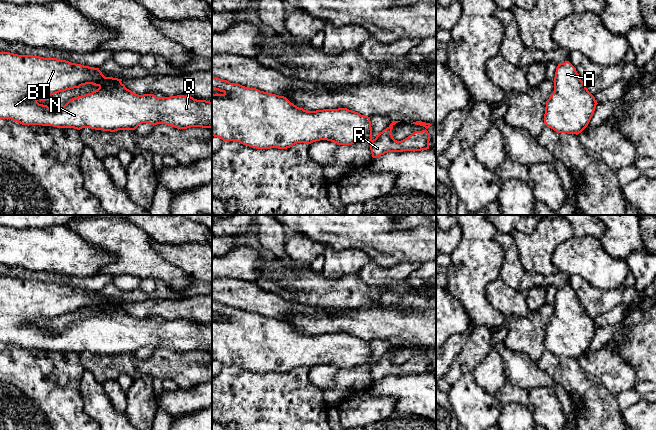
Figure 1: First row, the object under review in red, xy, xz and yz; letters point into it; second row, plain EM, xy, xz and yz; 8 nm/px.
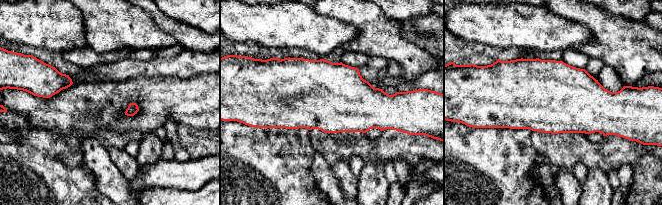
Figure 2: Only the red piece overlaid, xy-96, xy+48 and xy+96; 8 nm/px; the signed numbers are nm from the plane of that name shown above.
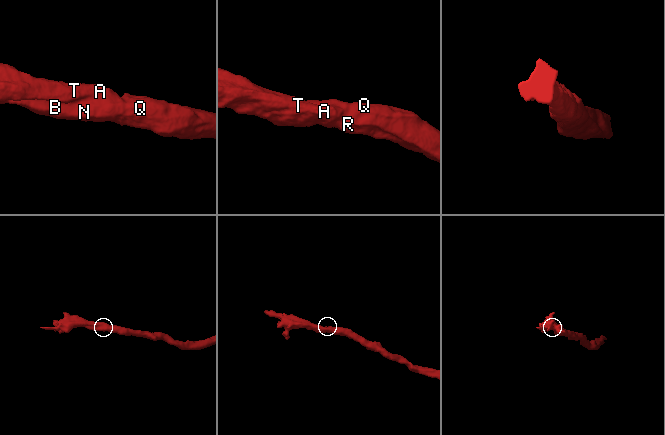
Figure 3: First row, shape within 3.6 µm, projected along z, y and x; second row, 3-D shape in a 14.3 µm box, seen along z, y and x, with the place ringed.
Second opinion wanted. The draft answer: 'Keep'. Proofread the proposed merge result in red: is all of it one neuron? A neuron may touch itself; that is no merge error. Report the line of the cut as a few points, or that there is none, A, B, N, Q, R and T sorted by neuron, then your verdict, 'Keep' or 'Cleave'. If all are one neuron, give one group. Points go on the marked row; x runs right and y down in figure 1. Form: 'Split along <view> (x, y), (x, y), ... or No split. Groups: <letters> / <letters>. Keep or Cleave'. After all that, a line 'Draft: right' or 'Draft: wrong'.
No split. Groups: A B N Q R T. Keep
Draft: right

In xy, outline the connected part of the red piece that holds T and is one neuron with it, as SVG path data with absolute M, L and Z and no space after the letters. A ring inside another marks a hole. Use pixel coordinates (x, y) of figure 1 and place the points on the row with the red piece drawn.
M0 52L0 119L11 119L22 125L57 128L91 128L115 132L135 130L142 123L165 124L177 129L212 128L212 102L191 96L157 97L138 95L127 89L122 79L105 77L99 68L71 63L57 58L18 55ZM92 84L99 88L92 93L70 99L63 107L53 109L37 101L66 90Z

